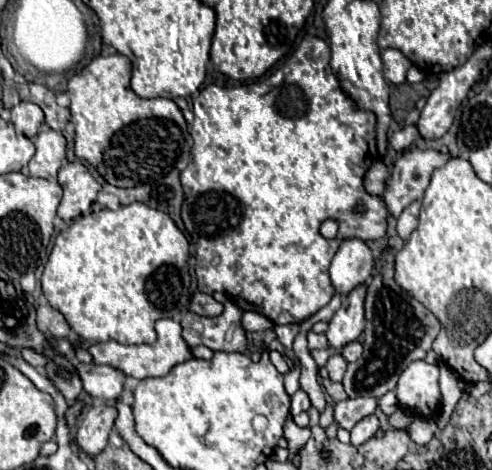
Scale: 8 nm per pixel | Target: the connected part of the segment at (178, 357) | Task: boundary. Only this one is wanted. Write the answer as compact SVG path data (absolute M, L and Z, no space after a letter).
M160 319L156 323L156 333L158 333L158 339L150 345L122 345L116 341L106 341L106 343L94 343L88 351L92 353L96 363L110 365L110 367L122 371L126 377L134 377L134 379L164 377L174 365L192 359L192 347L188 347L184 343L180 323L174 319Z

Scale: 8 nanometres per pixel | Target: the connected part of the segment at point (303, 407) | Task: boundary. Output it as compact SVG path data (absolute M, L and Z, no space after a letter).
M298 389L298 391L294 393L294 397L292 397L290 413L292 413L292 415L298 415L298 413L308 411L308 409L310 409L310 399L308 399L308 395L306 395L302 389Z

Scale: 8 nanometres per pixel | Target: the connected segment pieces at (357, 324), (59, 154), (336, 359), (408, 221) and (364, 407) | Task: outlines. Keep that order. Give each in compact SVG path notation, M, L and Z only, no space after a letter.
M356 287L342 299L340 309L328 323L328 347L342 349L346 343L356 341L364 331L364 287Z
M42 127L42 131L34 139L36 153L30 159L30 175L42 177L48 181L56 181L56 173L62 167L62 161L66 157L66 139L60 131L54 131L50 127Z
M336 353L336 355L332 355L330 359L328 359L328 363L326 363L326 369L328 369L328 375L330 375L330 379L332 381L342 381L342 377L344 377L344 371L346 371L346 359L340 355L340 353Z
M414 201L410 207L406 207L402 211L402 215L398 217L398 225L396 225L396 231L398 235L406 241L410 237L410 233L416 229L418 225L418 215L420 215L420 201Z
M358 397L358 399L346 399L336 403L334 409L334 419L340 423L344 429L352 429L362 417L368 417L376 411L378 399L374 397Z

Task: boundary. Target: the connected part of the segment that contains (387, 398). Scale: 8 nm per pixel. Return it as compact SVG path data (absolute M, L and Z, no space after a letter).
M392 391L380 397L380 409L382 409L386 415L392 415L392 413L398 409L398 399L396 399L396 395L394 395Z

